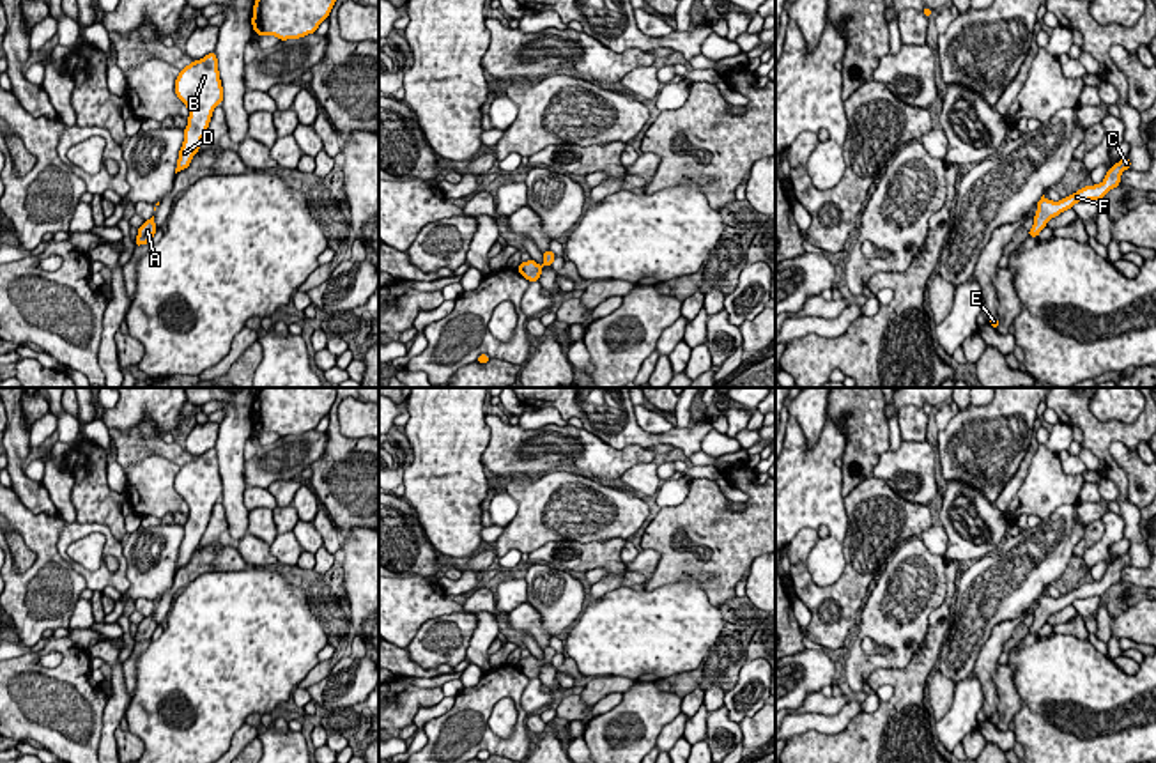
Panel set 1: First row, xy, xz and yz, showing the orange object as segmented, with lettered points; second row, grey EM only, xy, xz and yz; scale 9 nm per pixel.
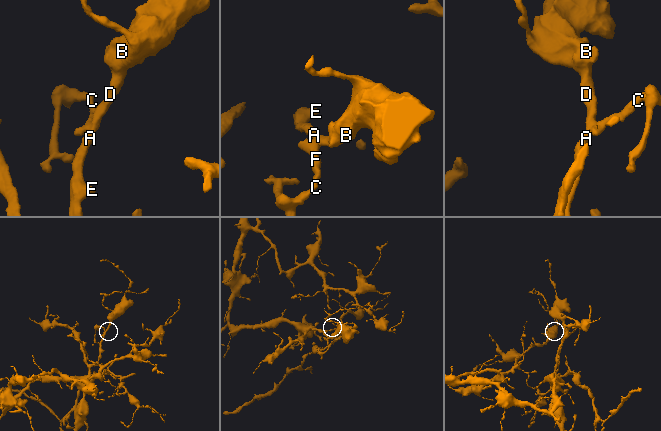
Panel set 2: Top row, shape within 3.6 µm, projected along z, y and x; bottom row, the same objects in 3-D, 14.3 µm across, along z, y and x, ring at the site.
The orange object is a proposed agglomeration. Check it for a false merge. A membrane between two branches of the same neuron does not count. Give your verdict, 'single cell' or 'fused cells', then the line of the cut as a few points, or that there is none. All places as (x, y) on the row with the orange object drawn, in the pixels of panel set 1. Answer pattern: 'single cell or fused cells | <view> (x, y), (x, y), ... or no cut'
single cell | no cut

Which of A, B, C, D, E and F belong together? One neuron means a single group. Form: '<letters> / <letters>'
A B C D E F

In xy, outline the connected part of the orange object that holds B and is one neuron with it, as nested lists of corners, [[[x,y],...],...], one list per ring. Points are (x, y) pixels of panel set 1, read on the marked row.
[[[214,51],[181,69],[175,80],[175,96],[189,112],[184,142],[179,150],[177,173],[189,166],[207,133],[214,108],[223,103],[223,87]]]

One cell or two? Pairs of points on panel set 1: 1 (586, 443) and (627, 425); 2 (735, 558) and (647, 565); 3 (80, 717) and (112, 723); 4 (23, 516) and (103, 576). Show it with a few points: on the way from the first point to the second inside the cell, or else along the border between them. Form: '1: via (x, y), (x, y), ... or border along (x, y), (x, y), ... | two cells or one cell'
1: border along (583, 427), (616, 448), (639, 447) | two cells
2: border along (654, 547), (659, 554), (659, 563), (648, 578) | two cells
3: border along (108, 700), (103, 710), (103, 728), (98, 744) | two cells
4: border along (62, 523), (57, 533), (57, 553), (82, 576) | two cells

